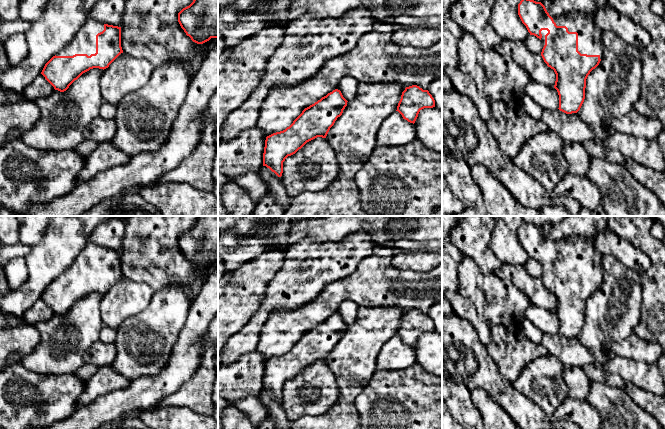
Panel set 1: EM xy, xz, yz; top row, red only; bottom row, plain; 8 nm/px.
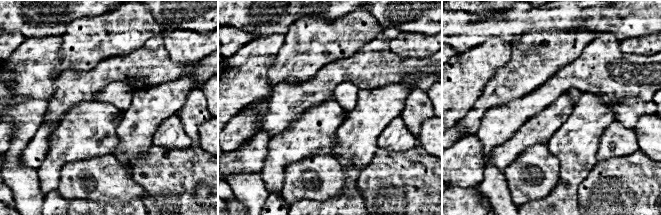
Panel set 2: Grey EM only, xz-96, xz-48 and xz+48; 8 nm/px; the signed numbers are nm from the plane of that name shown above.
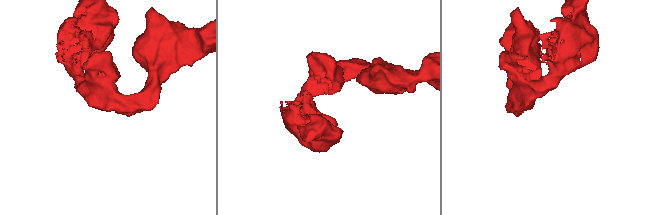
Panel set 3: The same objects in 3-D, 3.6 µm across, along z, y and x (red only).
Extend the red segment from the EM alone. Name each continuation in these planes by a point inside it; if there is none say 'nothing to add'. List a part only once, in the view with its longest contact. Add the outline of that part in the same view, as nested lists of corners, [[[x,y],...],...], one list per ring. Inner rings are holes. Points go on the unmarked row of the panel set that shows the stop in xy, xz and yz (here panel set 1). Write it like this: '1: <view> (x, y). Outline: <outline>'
1: yz (589, 258). Outline: [[[569,237],[552,241],[557,250],[566,250],[569,256],[578,257],[578,275],[581,278],[599,279],[602,282],[602,254],[584,237]]]

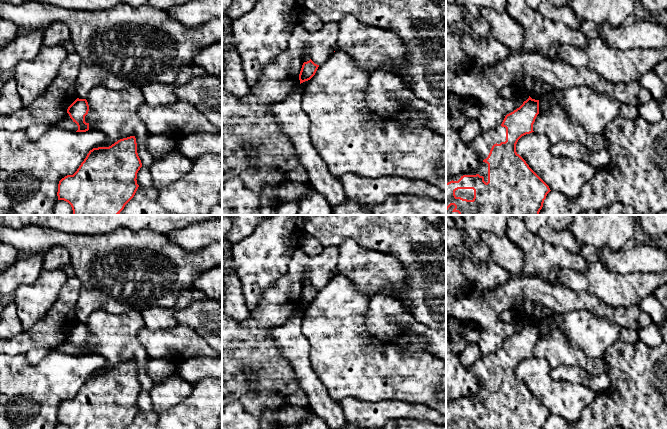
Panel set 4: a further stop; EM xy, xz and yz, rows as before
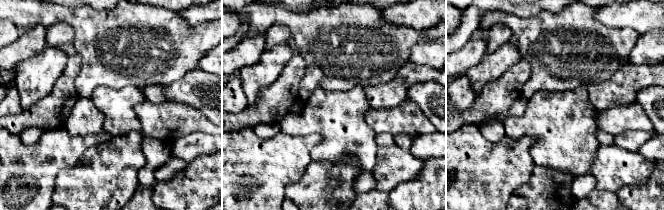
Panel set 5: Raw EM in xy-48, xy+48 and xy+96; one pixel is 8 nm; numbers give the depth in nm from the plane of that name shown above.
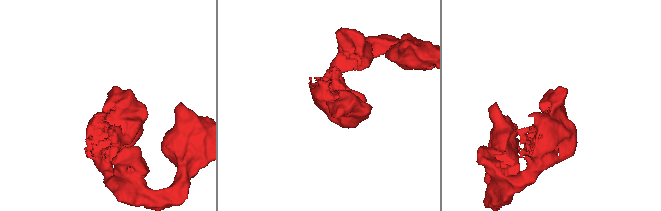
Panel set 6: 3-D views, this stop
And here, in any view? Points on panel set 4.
1: yz (482, 394). Outline: [[[481,386],[479,391],[471,396],[471,397],[460,397],[454,400],[450,400],[448,402],[446,402],[446,407],[450,406],[450,405],[458,405],[463,399],[476,399],[479,398],[480,400],[484,401],[484,405],[487,407],[488,406],[488,388],[485,386]]]

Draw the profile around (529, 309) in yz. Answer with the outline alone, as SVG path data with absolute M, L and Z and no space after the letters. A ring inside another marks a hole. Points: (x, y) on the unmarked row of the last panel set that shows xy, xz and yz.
M524 301L520 308L520 315L526 316L529 320L533 318L538 324L551 319L555 315L554 311L532 301Z

